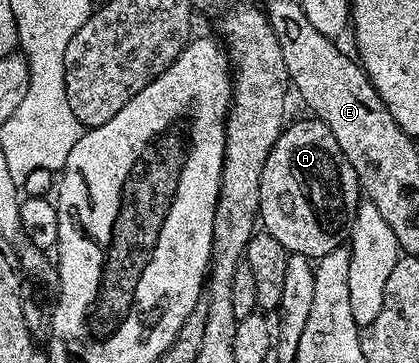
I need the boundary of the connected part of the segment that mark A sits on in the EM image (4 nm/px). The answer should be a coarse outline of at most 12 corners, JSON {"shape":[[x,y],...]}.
{"shape":[[282,130],[259,223],[316,261],[346,246],[363,192],[335,133]]}

